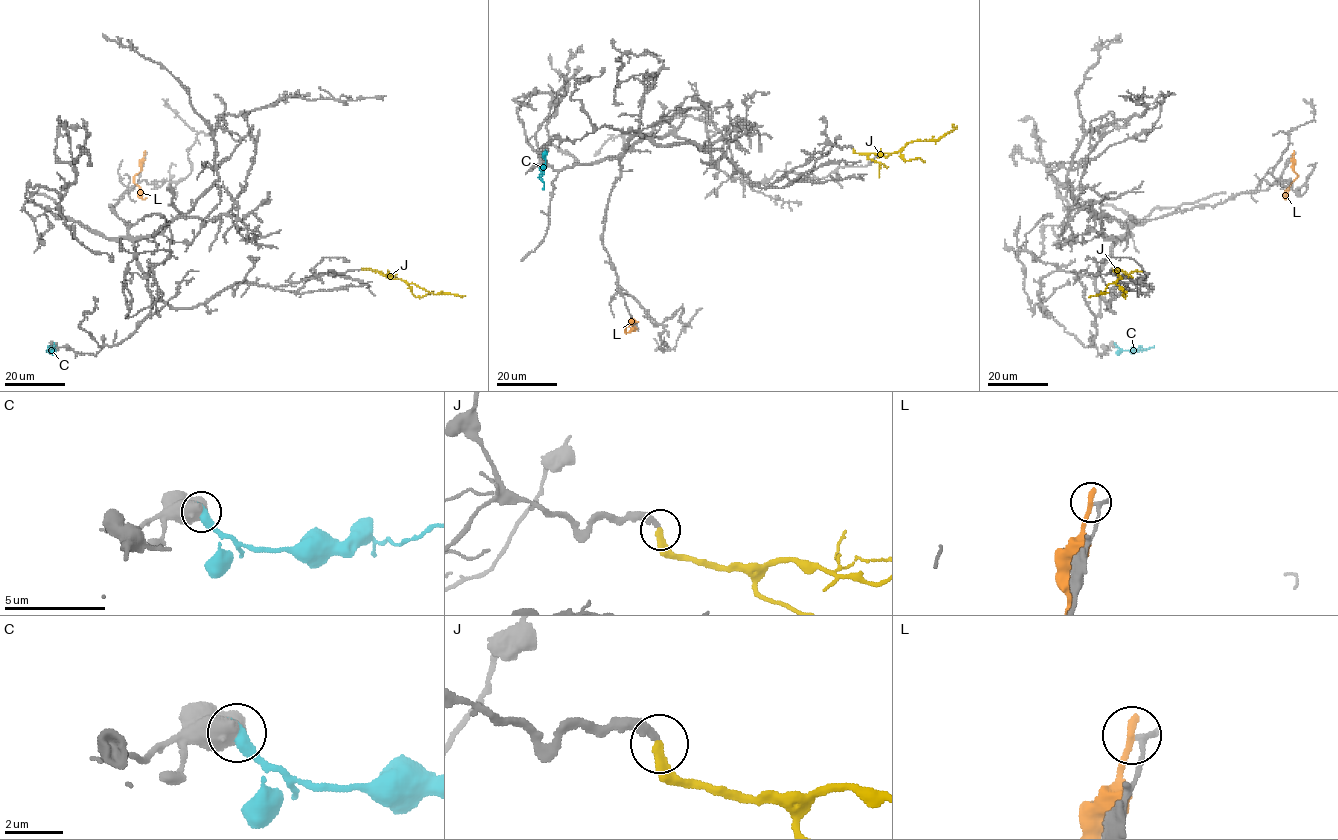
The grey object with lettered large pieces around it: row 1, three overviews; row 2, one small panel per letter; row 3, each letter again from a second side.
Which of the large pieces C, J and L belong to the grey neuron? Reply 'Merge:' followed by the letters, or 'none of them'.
Merge: J

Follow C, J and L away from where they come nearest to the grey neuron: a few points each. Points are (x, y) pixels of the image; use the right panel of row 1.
C: (1115, 344), (1127, 350), (1154, 346)
J: (1113, 268), (1118, 270), (1121, 278), (1110, 283), (1105, 293), (1088, 297)
L: (1293, 153), (1293, 170), (1297, 175), (1286, 197)

